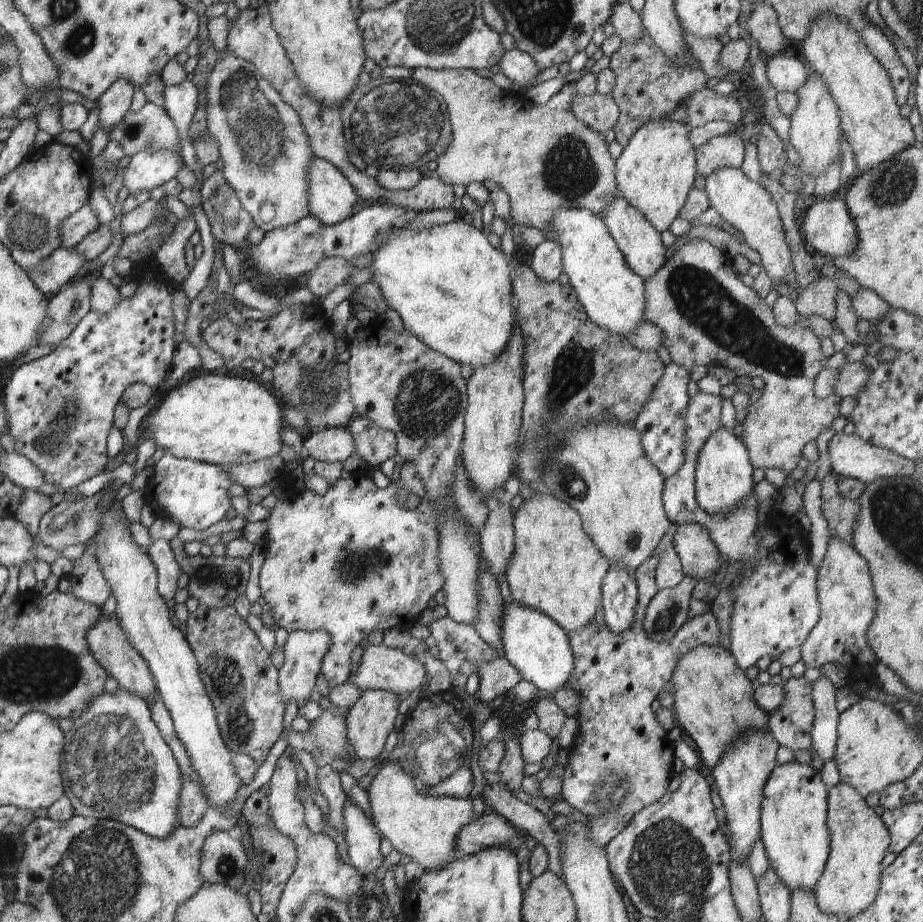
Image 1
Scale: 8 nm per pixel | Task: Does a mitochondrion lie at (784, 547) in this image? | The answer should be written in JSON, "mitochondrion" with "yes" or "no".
{"mitochondrion":"no"}

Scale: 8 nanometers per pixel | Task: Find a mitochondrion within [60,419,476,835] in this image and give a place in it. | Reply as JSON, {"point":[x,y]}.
{"point":[112,769]}

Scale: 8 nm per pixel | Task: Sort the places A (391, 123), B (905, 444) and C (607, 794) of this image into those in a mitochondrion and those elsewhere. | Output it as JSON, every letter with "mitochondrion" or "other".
{"A":"mitochondrion","B":"other","C":"mitochondrion"}

